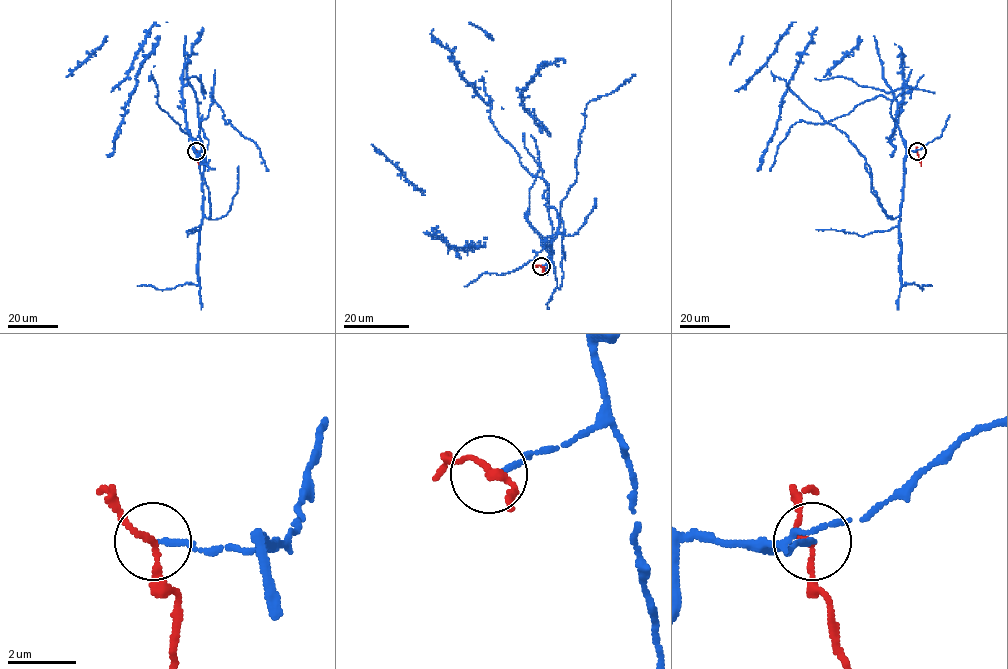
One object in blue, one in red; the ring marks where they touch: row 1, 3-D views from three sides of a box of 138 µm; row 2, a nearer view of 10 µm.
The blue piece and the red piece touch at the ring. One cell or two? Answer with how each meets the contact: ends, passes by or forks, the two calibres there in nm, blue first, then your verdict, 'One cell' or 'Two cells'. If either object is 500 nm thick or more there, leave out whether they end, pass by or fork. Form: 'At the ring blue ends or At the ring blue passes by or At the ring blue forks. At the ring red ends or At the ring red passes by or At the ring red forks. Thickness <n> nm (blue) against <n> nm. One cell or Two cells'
At the ring blue ends. At the ring red passes by. Thickness 150 nm (blue) against 150 nm. Two cells

